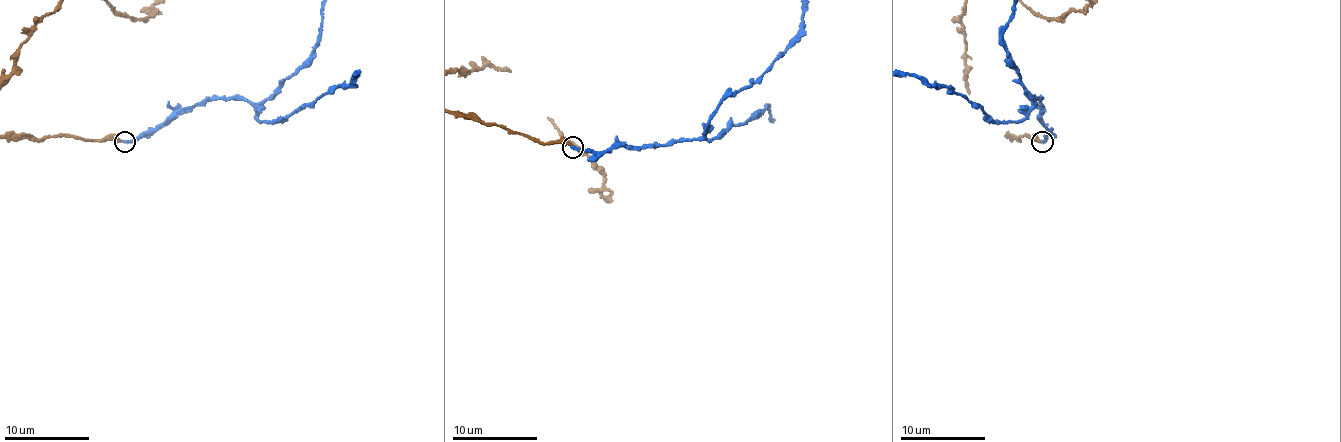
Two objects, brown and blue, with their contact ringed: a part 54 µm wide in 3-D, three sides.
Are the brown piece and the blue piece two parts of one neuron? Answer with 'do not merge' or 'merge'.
merge

